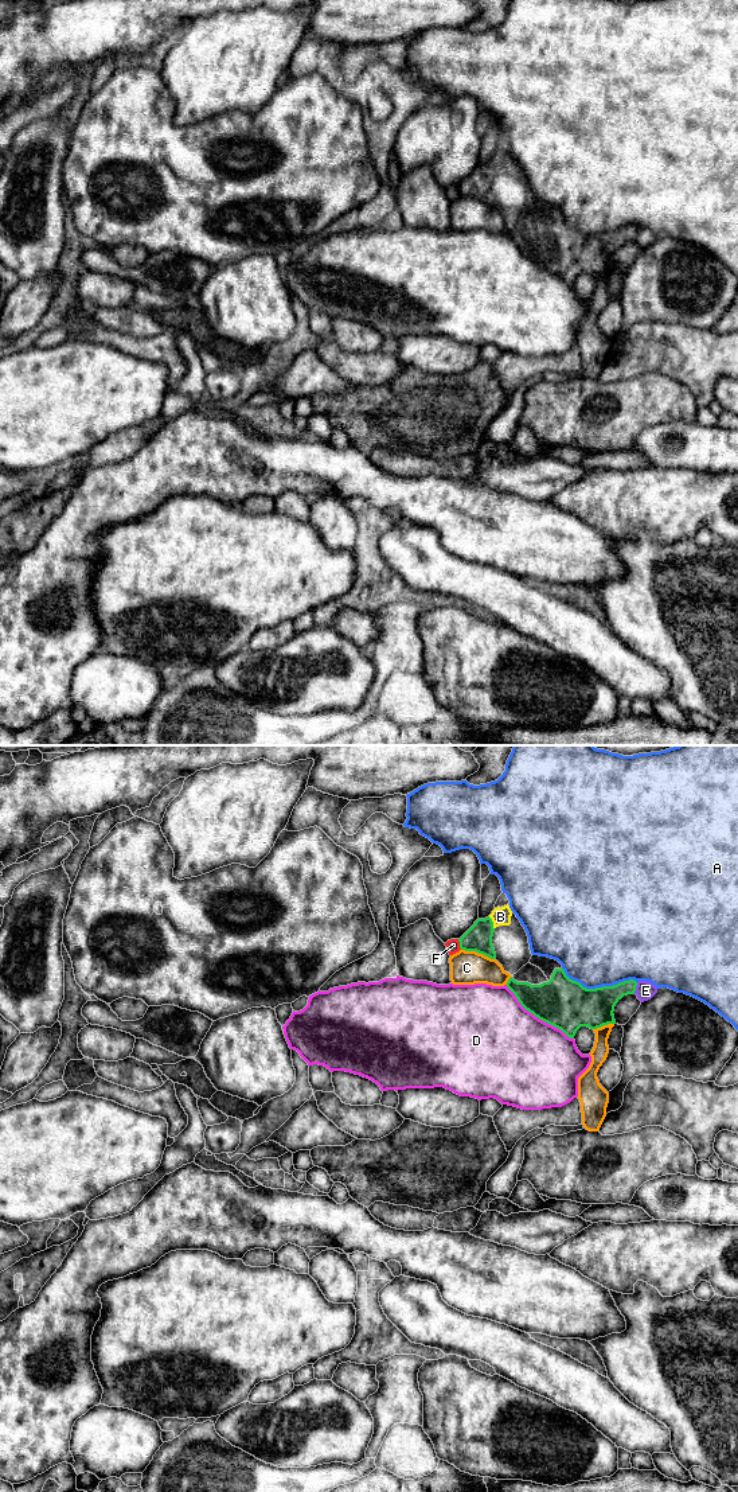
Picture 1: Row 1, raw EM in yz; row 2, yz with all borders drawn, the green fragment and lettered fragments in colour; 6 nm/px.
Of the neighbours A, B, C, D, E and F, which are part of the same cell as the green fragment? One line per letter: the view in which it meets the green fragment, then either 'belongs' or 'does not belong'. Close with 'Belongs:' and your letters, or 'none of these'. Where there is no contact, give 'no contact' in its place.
A: meets green in yz; does not belong
B: meets green in yz; belongs
C: meets green in yz; does not belong
D: meets green in yz; does not belong
E: meets green in yz; does not belong
F: meets green in yz; does not belong
Belongs: B

